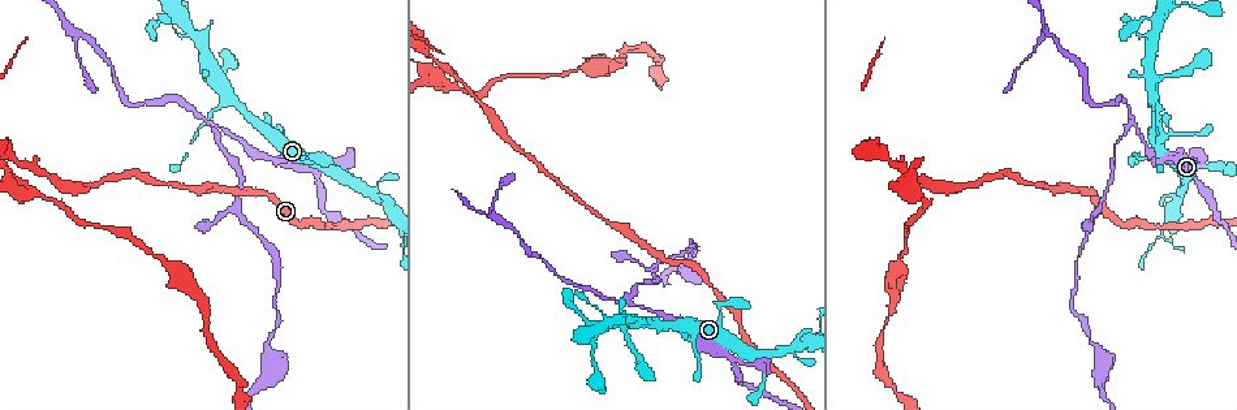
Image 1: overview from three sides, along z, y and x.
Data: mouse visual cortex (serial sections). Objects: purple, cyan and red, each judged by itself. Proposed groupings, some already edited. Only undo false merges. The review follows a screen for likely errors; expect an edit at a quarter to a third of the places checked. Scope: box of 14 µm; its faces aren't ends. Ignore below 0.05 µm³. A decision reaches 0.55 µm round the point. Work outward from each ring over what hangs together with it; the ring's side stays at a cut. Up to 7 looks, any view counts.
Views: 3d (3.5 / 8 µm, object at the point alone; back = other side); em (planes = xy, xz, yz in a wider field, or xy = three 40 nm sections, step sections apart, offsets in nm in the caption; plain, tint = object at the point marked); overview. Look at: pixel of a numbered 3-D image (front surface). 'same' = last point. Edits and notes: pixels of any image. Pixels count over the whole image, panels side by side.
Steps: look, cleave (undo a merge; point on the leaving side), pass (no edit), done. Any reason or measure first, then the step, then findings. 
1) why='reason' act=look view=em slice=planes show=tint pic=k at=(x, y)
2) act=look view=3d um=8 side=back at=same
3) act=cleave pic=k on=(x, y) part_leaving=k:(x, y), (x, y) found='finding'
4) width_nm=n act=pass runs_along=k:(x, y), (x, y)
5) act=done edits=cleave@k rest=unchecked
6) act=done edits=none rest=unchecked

why='two arms in line, one across' act=look view=3d um=3.5 pic=1 at=(214, 122)

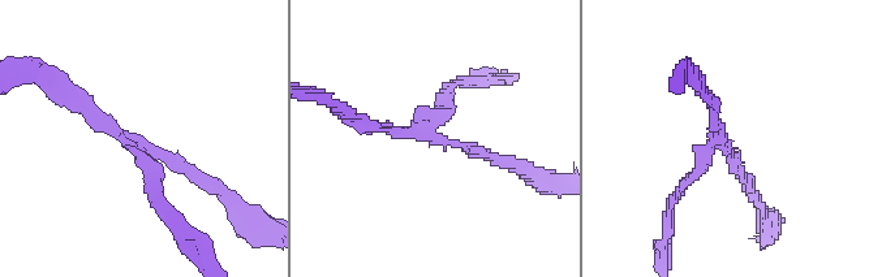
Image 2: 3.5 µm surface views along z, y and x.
arms=3 arm_widths_nm=150,150,150 why='need the tissue' act=look view=em slice=xy step=2 show=tint pic=2 at=(431, 136)

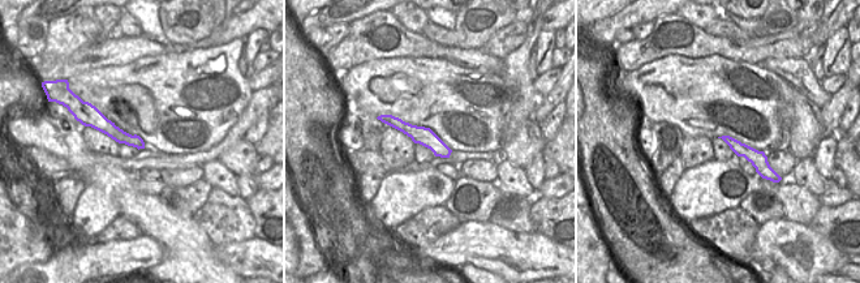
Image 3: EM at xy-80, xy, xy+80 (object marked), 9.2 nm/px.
act=cleave pic=2 on=(685, 181) part_leaving=2:(714, 147), (670, 203), (663, 243) found='a second cell is stuck on'

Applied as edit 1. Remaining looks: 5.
act=look view=overview

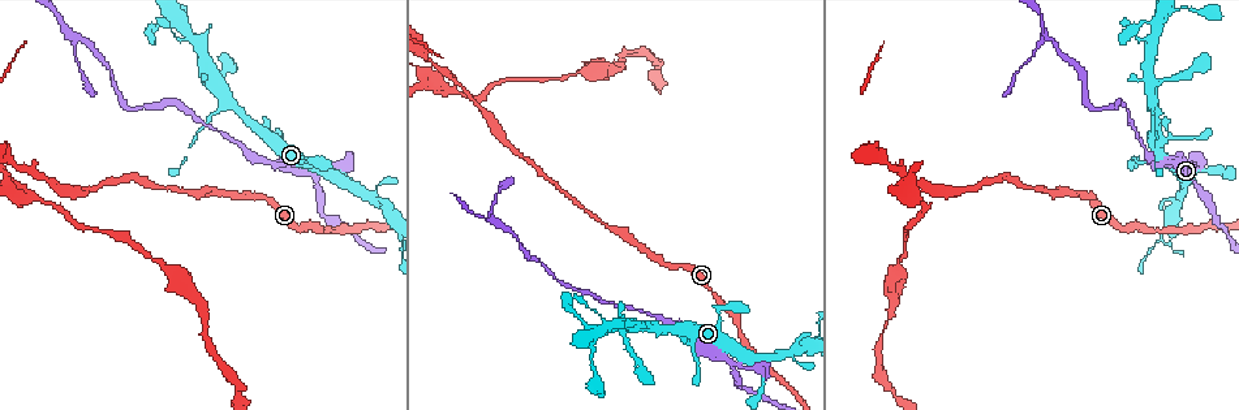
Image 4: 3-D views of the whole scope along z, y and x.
why='branch point' act=look view=3d um=3.5 side=back pic=4 at=(78, 40)

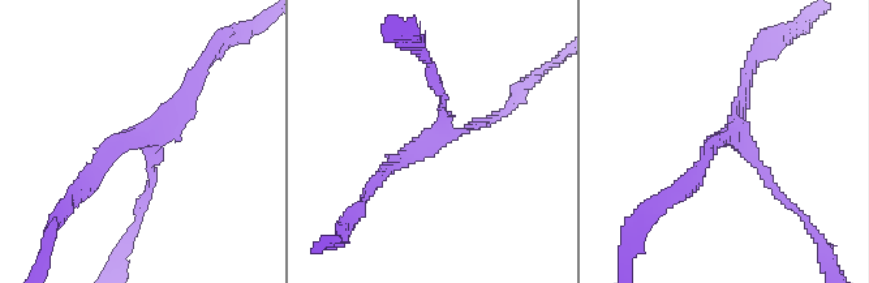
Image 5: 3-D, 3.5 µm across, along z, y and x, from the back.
act=look view=em slice=xy step=3 show=tint pic=5 at=(147, 136)

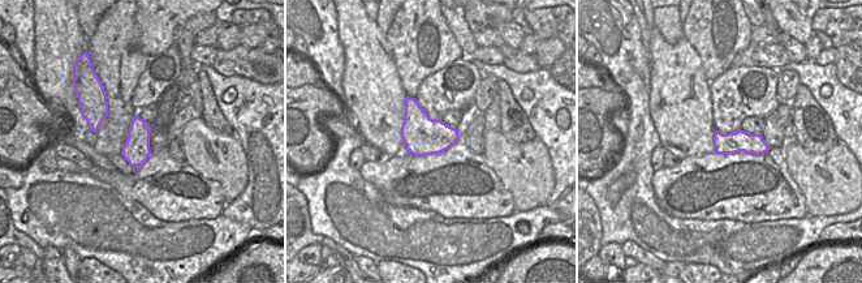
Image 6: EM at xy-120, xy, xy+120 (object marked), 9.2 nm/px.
act=pass runs_along=5:(89, 183), (201, 71) found='all the same cell'

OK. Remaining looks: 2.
act=done edits=cleave@2 rest=unchecked

